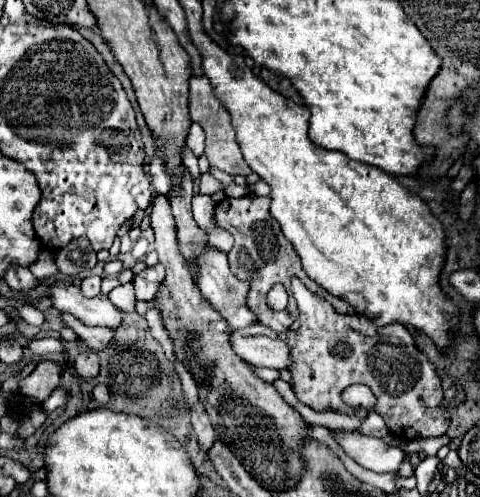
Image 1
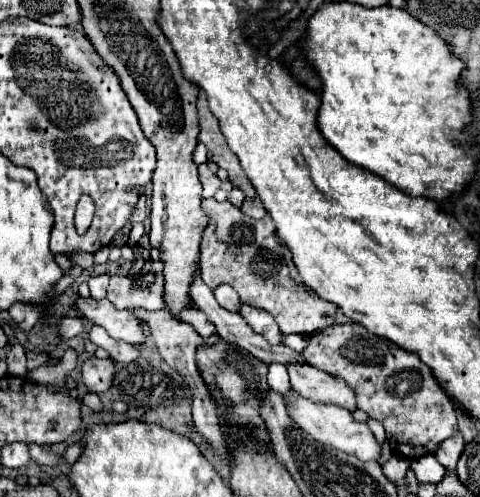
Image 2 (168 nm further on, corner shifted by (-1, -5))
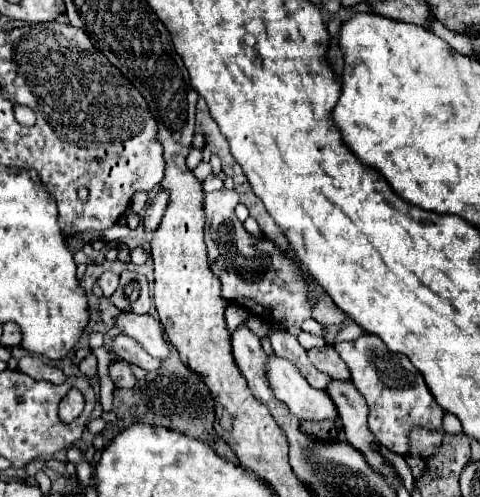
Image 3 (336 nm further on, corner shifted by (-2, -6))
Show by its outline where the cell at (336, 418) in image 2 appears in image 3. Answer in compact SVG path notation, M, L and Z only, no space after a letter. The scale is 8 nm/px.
M271 354L265 374L275 398L285 402L299 420L335 420L341 424L331 398L323 390L311 388L291 360Z

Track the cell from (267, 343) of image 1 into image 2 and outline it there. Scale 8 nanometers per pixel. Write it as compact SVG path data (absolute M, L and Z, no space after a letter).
M288 363L286 369L292 387L302 397L320 403L332 403L350 411L356 409L352 389L342 381L336 381L336 377L328 377L326 373L320 373L316 367L308 363Z

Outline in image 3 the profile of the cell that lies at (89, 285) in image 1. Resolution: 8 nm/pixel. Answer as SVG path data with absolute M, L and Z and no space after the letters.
M103 272L101 276L99 276L99 286L101 286L101 290L103 290L103 294L109 298L113 292L115 292L115 288L117 288L117 282L119 282L119 274L115 274L115 272Z

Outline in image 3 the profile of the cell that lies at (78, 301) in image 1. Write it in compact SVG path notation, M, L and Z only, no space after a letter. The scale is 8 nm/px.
M121 314L117 320L117 326L121 332L137 340L151 356L155 358L167 358L169 356L169 344L165 334L161 332L161 322L149 314L137 316L137 314Z

